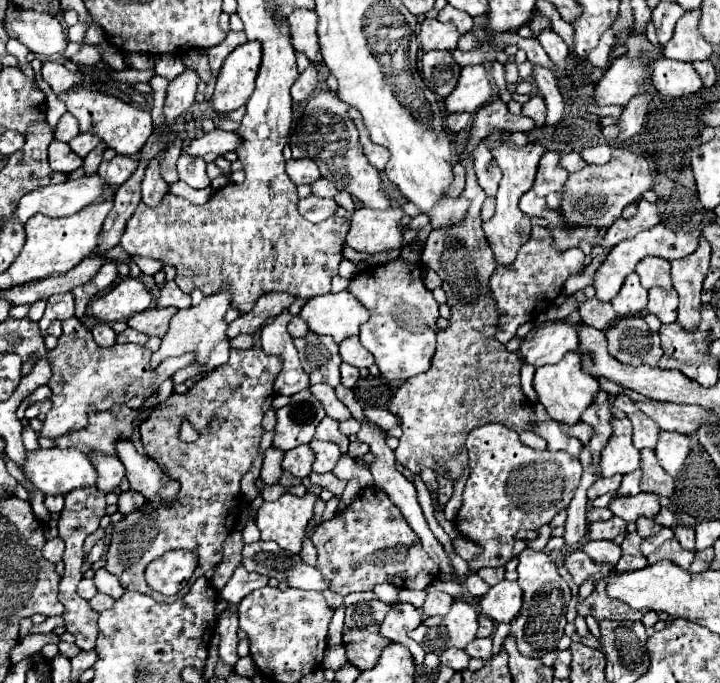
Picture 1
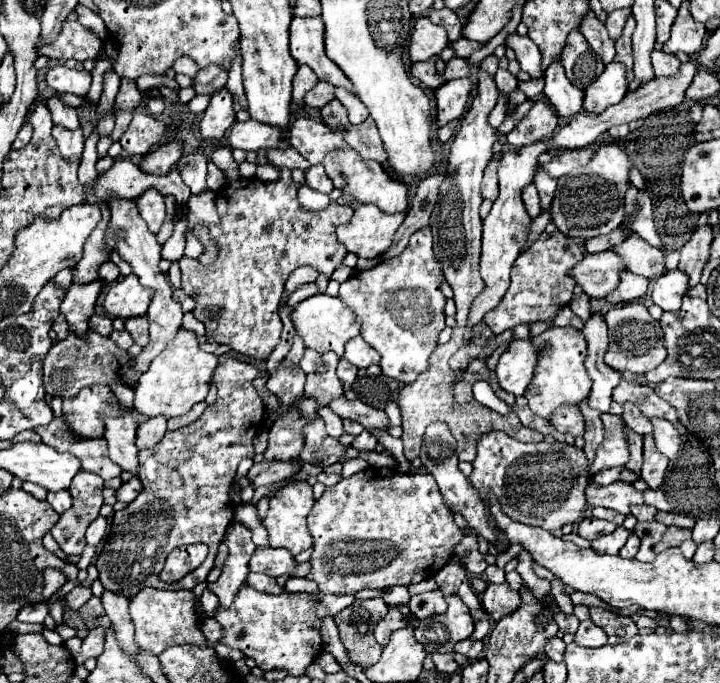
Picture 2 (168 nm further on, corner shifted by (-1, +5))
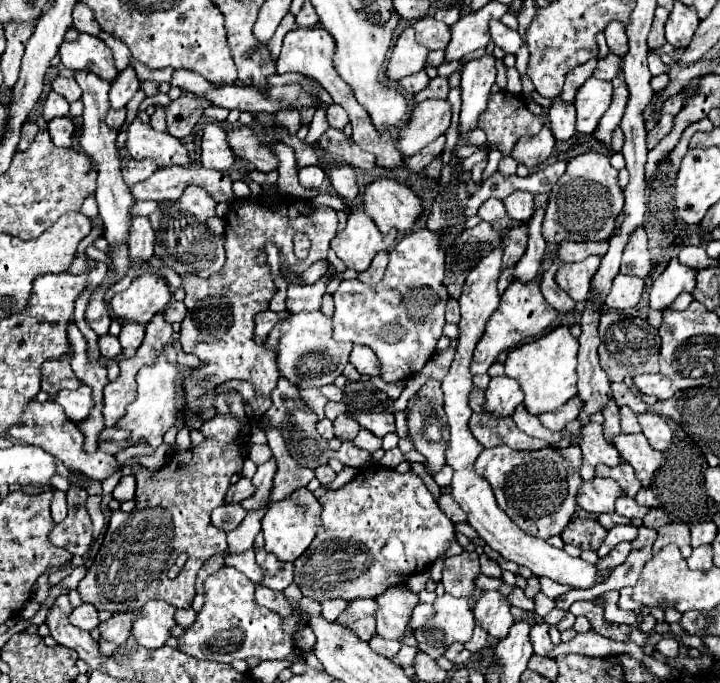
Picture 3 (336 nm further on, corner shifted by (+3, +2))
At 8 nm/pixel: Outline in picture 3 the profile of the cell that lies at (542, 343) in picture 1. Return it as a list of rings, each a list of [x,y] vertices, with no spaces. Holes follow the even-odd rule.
[[[491,378],[489,388],[485,390],[483,410],[493,418],[509,418],[517,404],[523,402],[521,388],[511,378]]]

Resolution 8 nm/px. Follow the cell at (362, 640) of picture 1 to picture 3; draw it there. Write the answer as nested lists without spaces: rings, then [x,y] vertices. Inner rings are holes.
[[[371,598],[347,602],[347,608],[337,618],[337,624],[349,626],[361,640],[367,642],[375,634],[375,612],[377,612],[377,602]]]

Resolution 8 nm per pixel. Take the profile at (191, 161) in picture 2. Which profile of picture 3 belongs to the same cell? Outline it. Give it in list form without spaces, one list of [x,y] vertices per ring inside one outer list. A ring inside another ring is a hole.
[[[189,186],[175,204],[159,204],[159,208],[149,216],[155,230],[155,254],[165,268],[175,270],[179,276],[197,274],[209,278],[225,264],[223,234],[211,234],[207,228],[207,218],[215,216],[215,202],[197,186]]]

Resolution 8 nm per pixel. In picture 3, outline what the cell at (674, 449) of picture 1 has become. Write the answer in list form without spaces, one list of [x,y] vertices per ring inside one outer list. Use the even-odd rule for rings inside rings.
[[[645,412],[645,414],[639,414],[639,424],[641,424],[641,430],[643,430],[643,436],[649,440],[649,444],[663,452],[667,450],[667,446],[671,444],[671,428],[667,426],[665,418],[661,418],[659,414],[653,414],[653,412]]]

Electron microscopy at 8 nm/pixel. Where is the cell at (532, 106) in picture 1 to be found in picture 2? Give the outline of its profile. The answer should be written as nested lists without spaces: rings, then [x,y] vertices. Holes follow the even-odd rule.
[[[537,99],[537,101],[533,101],[531,111],[519,121],[519,125],[511,133],[507,133],[507,141],[515,147],[531,145],[535,141],[551,137],[557,123],[559,123],[559,119],[557,119],[553,107],[547,101]]]

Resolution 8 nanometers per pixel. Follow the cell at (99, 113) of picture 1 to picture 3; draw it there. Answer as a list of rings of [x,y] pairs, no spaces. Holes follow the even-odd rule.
[[[135,118],[129,126],[129,138],[125,146],[135,160],[151,158],[157,168],[191,166],[189,152],[181,140],[173,138],[167,132],[155,132],[149,124],[143,124],[139,118]]]

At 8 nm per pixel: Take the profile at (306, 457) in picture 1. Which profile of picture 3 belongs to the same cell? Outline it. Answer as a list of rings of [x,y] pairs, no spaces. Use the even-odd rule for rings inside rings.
[[[239,478],[239,482],[233,484],[233,486],[227,490],[225,504],[239,504],[241,500],[249,498],[251,494],[253,494],[253,484],[251,484],[251,480],[247,480],[247,478]]]

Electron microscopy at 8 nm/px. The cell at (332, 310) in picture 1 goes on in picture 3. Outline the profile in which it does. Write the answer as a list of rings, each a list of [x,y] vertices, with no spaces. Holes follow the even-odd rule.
[[[317,312],[289,314],[285,320],[277,322],[269,332],[265,346],[277,352],[277,368],[283,378],[287,378],[297,388],[321,388],[333,384],[333,380],[343,372],[349,362],[353,344],[333,340],[333,320]]]

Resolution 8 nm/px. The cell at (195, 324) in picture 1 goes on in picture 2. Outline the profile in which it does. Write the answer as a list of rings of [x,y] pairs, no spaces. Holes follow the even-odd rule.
[[[179,329],[175,339],[151,361],[149,371],[141,375],[135,389],[135,407],[139,407],[141,413],[147,417],[155,417],[159,413],[165,413],[165,417],[175,417],[187,413],[195,403],[205,399],[219,357],[201,351],[197,337],[199,335],[195,331]]]

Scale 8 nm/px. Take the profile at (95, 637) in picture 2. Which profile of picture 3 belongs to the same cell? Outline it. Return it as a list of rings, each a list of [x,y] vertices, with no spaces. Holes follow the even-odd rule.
[[[125,612],[125,614],[113,614],[111,620],[107,620],[105,624],[99,624],[99,630],[101,630],[101,636],[115,642],[115,644],[123,644],[129,634],[131,634],[131,624],[135,622],[135,614],[131,612]]]

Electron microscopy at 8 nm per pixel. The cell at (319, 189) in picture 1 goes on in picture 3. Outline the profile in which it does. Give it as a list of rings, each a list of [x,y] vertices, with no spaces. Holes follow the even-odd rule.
[[[307,166],[307,168],[299,168],[299,182],[303,188],[311,190],[311,188],[319,188],[325,180],[325,172],[319,166]]]

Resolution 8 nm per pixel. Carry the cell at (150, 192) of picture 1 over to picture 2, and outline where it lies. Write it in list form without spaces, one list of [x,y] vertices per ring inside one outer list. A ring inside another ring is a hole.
[[[147,189],[141,199],[137,199],[137,209],[149,231],[157,233],[165,221],[165,197],[155,189]]]

